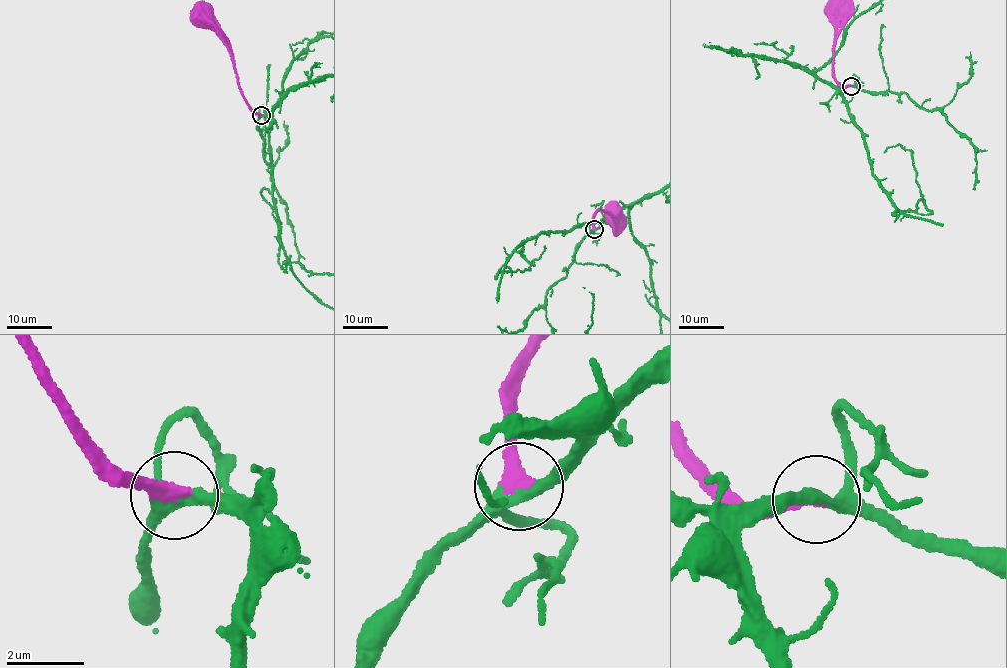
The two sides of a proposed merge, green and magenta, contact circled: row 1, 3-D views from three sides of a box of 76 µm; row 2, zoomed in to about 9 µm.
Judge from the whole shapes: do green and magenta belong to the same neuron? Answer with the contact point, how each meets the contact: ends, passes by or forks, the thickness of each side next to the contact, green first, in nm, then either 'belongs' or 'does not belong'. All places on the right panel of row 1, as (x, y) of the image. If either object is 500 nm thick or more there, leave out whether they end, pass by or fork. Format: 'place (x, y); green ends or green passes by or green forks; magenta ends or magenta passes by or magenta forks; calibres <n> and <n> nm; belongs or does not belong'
place (851, 86); green forks; magenta ends; calibres 240 and 320 nm; belongs

